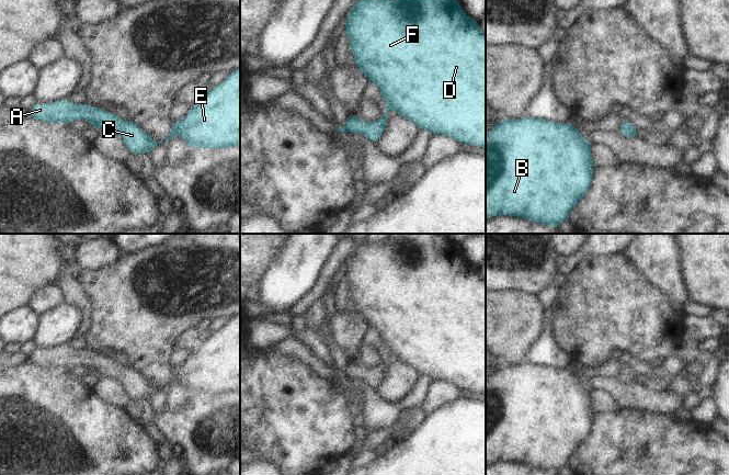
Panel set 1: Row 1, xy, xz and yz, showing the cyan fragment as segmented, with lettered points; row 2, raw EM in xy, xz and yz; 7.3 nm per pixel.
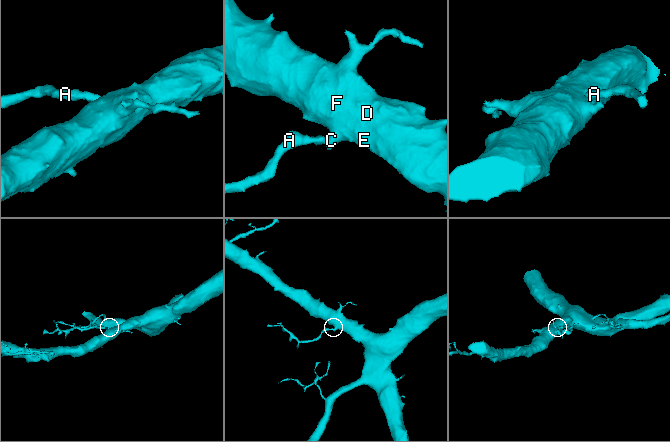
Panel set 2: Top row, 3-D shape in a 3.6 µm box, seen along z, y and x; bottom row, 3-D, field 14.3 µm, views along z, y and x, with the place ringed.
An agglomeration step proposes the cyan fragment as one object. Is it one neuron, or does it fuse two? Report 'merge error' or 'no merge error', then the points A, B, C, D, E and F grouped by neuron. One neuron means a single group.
no merge error; groups A B C D E F

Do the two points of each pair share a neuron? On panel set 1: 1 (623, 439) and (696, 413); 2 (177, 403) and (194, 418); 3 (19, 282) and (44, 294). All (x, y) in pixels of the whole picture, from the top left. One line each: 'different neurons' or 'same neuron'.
1: different neurons
2: different neurons
3: different neurons

